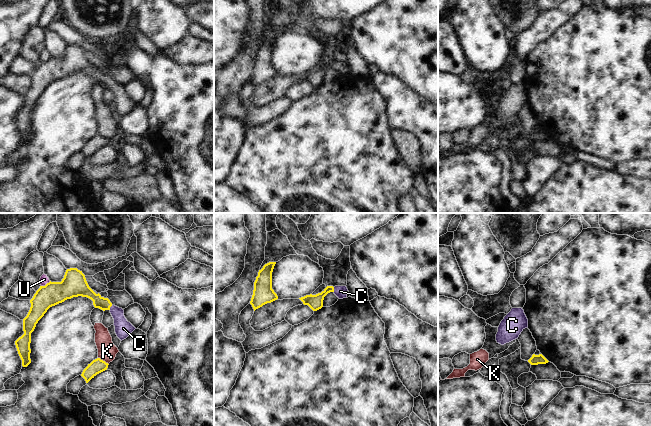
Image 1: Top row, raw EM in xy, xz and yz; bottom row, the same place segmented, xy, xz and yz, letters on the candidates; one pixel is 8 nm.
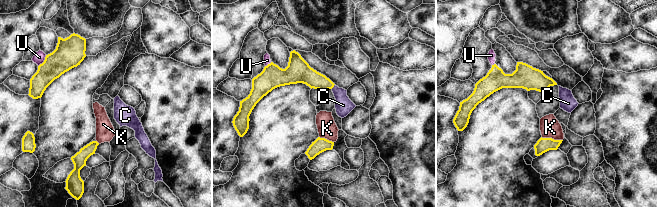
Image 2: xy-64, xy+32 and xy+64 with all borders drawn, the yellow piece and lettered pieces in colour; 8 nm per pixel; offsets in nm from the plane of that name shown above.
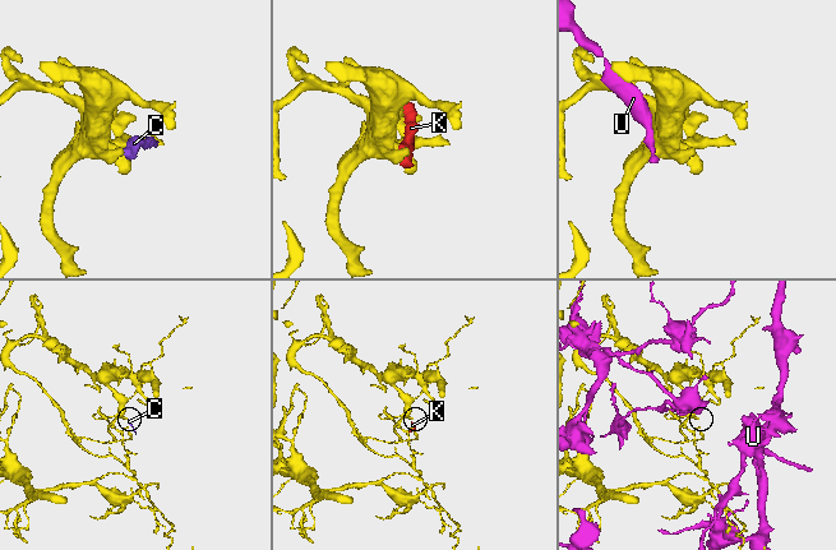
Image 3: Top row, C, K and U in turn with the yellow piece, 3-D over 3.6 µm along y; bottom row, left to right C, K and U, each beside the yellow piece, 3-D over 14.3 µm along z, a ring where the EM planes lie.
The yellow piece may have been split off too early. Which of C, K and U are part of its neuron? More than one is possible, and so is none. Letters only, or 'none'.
C.

